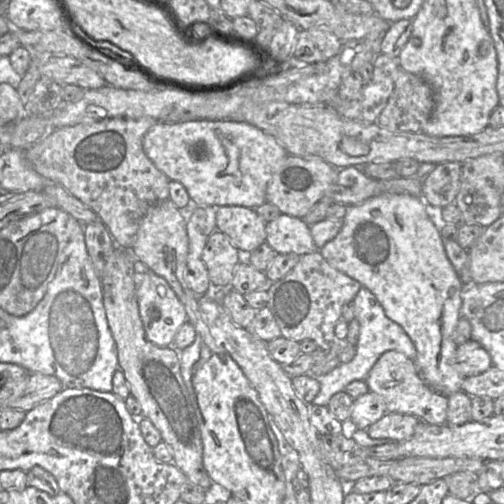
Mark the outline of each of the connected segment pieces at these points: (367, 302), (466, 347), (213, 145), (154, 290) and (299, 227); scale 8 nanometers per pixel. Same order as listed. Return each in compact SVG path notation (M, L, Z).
M361 287L351 303L354 316L359 323L358 341L354 346L355 355L351 361L339 364L333 370L318 378L320 390L312 404L327 406L331 397L344 391L348 384L357 380L365 380L373 365L386 351L401 352L412 360L416 357L416 348L410 337L399 324L385 315L377 298L368 289Z
M469 339L457 345L456 353L453 357L453 367L463 377L481 374L492 365L489 353L477 341Z
M195 120L178 123L158 122L144 135L142 148L157 169L170 181L178 181L198 206L243 206L256 209L266 202L269 182L288 155L281 143L261 129L232 120Z
M151 271L145 274L135 273L134 283L139 314L147 339L159 347L173 347L179 328L188 321L183 304L168 282Z
M281 214L266 223L265 242L277 254L302 256L317 250L308 226L303 219Z

